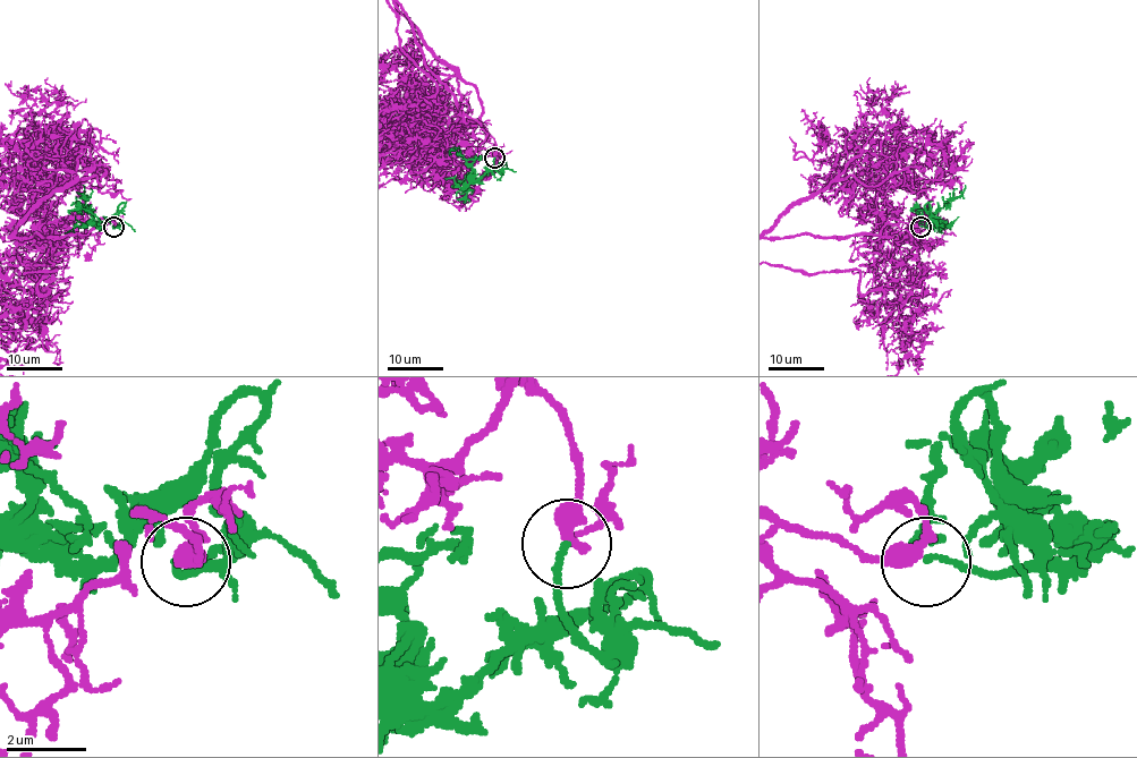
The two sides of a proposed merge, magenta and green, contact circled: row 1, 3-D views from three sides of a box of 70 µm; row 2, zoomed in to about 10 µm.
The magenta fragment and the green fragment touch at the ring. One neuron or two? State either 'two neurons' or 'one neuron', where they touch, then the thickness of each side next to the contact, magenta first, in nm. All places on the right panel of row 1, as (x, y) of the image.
one neuron | (921, 227) | 360/150 nm

